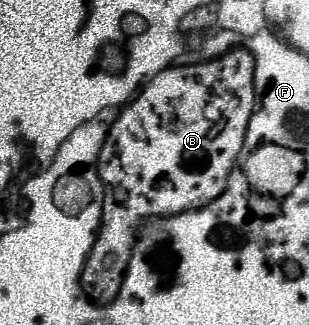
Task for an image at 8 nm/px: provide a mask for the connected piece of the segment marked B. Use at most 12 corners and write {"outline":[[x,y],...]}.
{"outline":[[234,48],[162,70],[98,156],[80,278],[116,296],[142,218],[224,192],[254,106]]}

